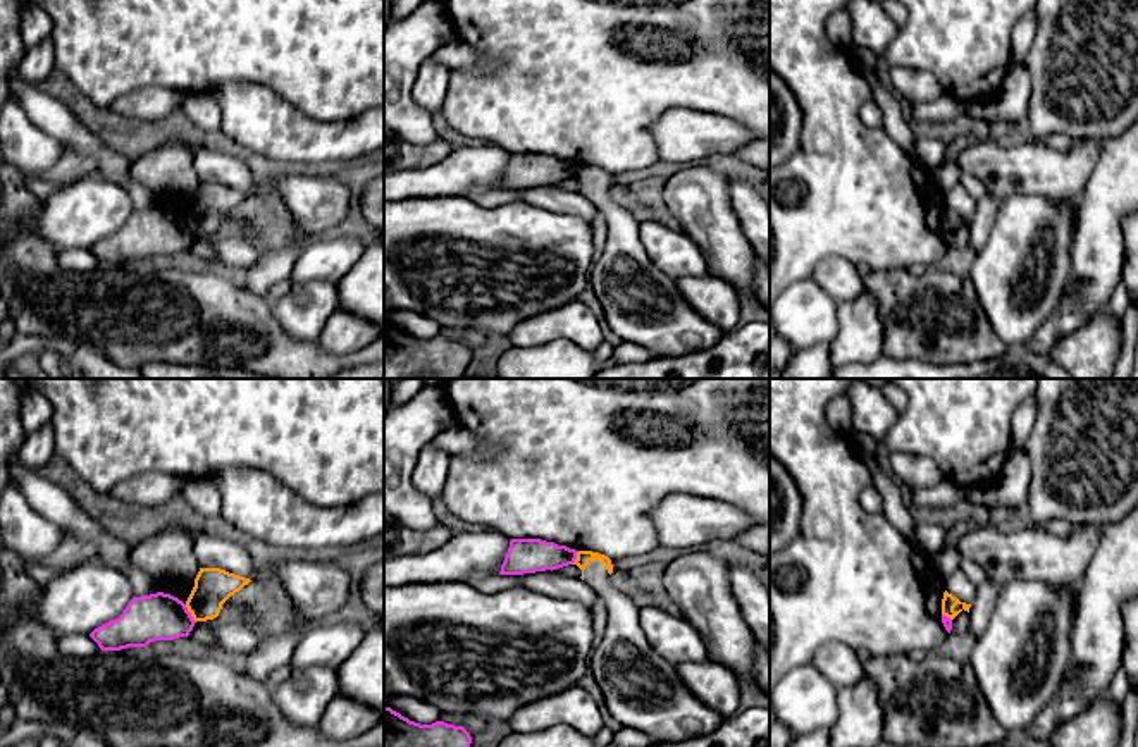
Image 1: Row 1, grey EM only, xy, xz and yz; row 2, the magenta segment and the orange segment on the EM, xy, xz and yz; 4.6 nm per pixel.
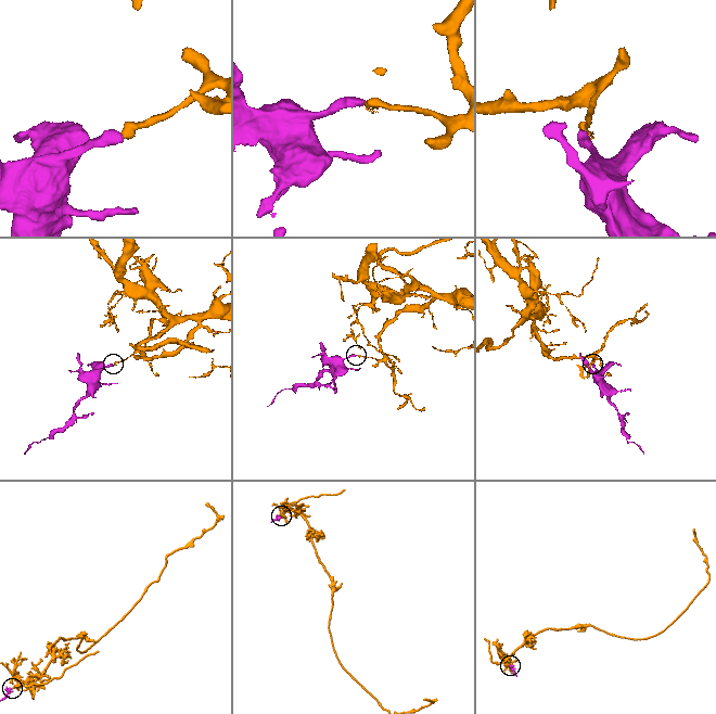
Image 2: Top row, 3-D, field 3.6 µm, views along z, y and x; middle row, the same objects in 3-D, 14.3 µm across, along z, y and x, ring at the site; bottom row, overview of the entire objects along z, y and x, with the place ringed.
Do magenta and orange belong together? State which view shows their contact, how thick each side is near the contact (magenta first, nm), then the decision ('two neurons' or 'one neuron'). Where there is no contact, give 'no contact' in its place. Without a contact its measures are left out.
xy | 220/180 nm | two neurons

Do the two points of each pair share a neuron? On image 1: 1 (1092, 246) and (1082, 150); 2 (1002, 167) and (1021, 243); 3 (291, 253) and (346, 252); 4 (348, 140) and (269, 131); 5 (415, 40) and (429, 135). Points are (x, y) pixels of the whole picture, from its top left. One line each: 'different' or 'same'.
1: different
2: different
3: different
4: same
5: same

